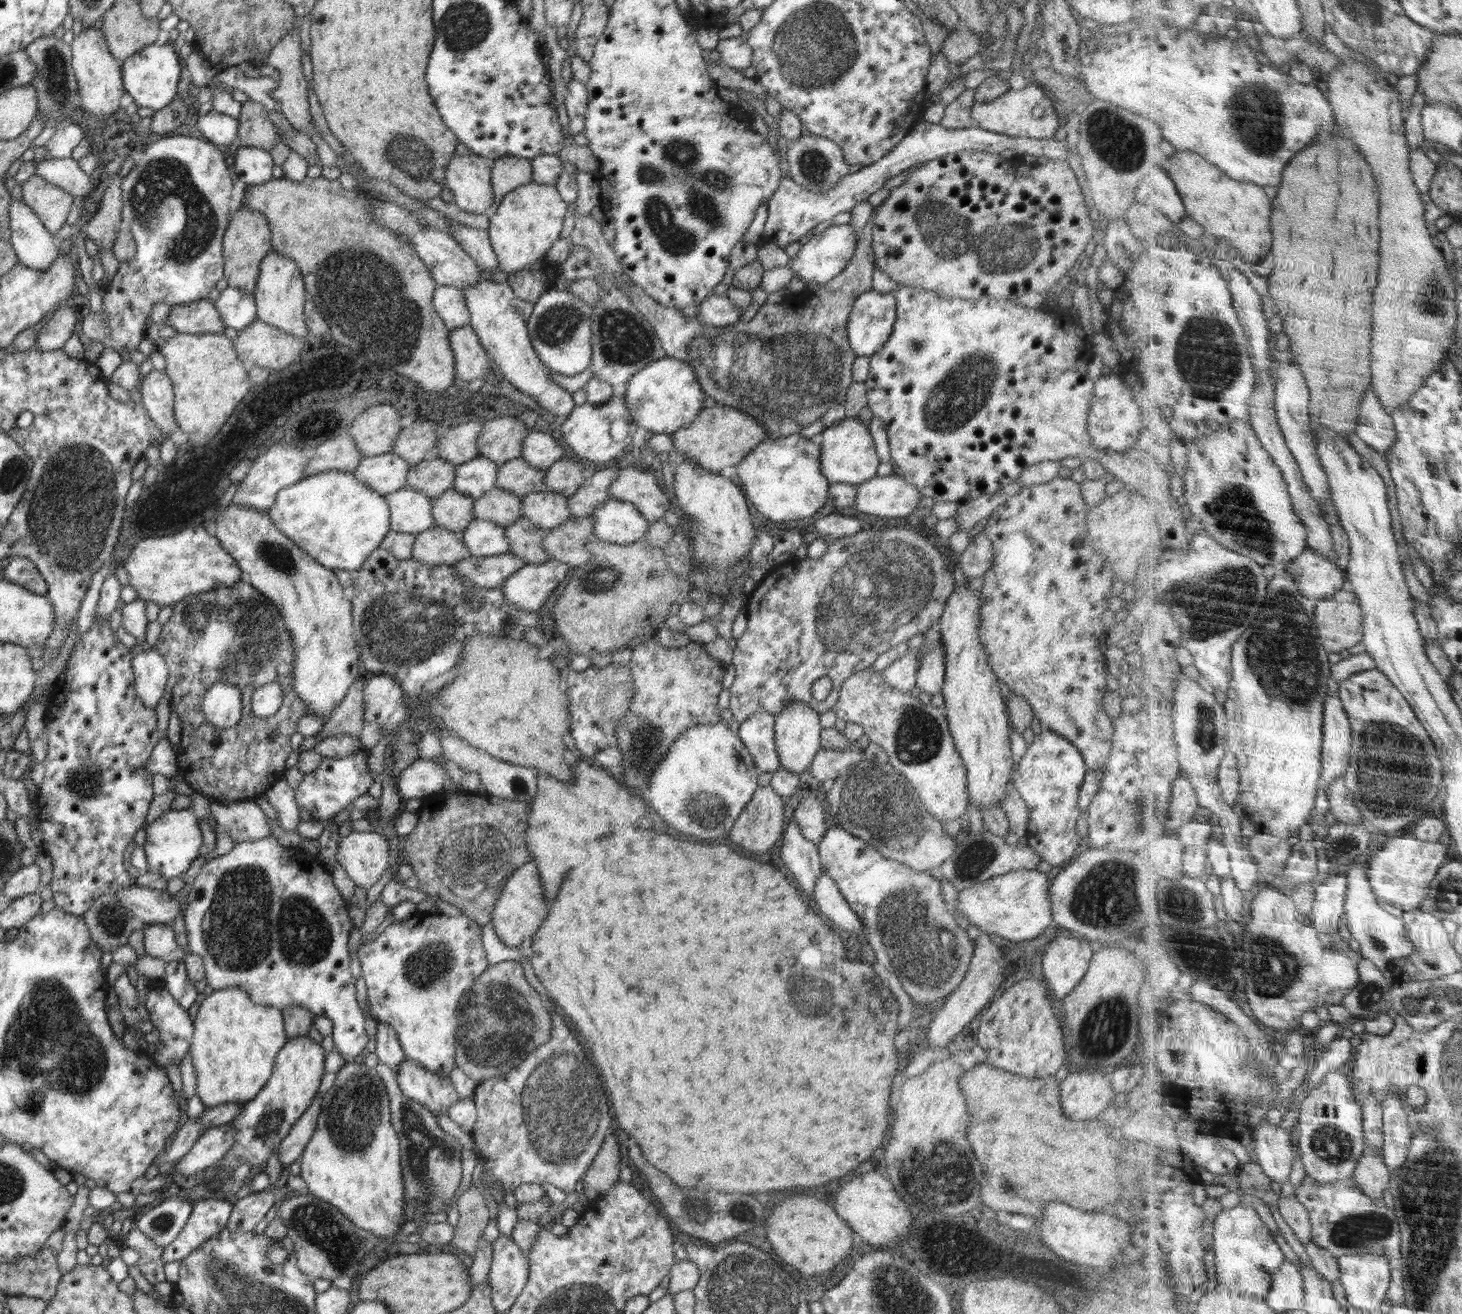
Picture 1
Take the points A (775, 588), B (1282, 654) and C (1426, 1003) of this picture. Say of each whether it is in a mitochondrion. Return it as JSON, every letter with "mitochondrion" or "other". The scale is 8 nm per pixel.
{"A":"other","B":"mitochondrion","C":"mitochondrion"}

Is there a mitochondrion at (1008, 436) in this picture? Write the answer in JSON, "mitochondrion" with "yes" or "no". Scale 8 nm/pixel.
{"mitochondrion":"no"}

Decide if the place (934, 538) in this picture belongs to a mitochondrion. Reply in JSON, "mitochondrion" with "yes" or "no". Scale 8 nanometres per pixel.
{"mitochondrion":"yes"}

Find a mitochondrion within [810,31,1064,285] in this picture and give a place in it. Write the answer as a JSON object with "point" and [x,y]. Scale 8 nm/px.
{"point":[968,246]}

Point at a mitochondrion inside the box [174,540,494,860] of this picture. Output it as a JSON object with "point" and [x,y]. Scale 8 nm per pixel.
{"point":[245,633]}

